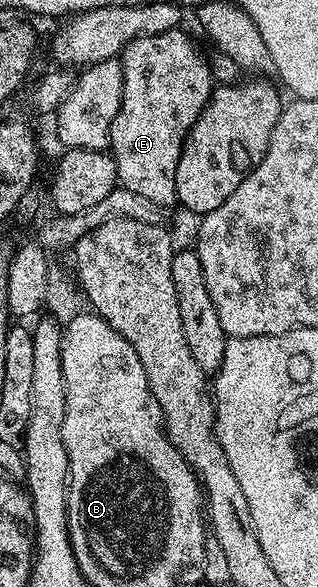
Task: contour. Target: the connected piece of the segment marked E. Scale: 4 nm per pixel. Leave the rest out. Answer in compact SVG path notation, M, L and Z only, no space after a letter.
M183 29L142 35L121 56L121 109L113 119L109 154L115 159L118 182L161 209L175 207L175 174L183 141L197 117L211 102L213 80L208 56L199 55Z

